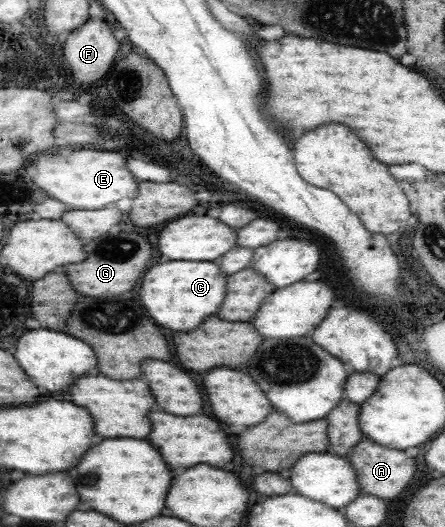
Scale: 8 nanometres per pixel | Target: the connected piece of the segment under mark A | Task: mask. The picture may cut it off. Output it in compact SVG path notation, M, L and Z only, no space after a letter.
M368 438L362 439L346 458L356 469L360 484L364 484L364 492L374 494L378 498L398 498L408 488L418 468L416 460L410 458L406 452L385 447Z

